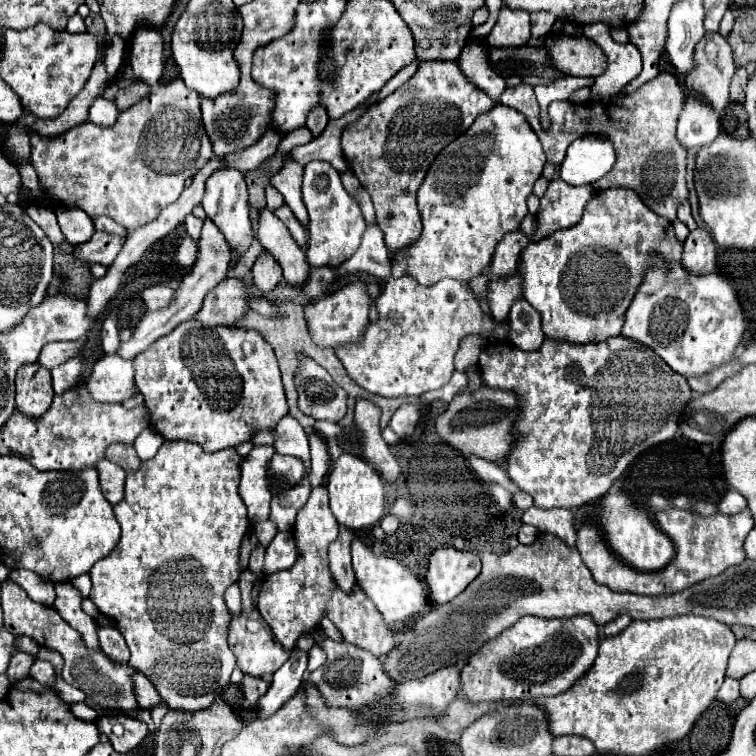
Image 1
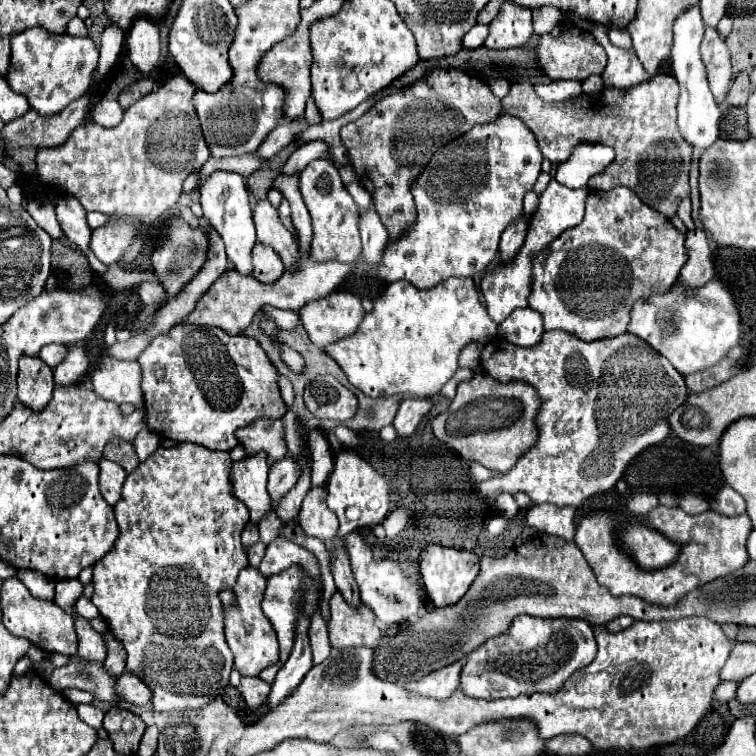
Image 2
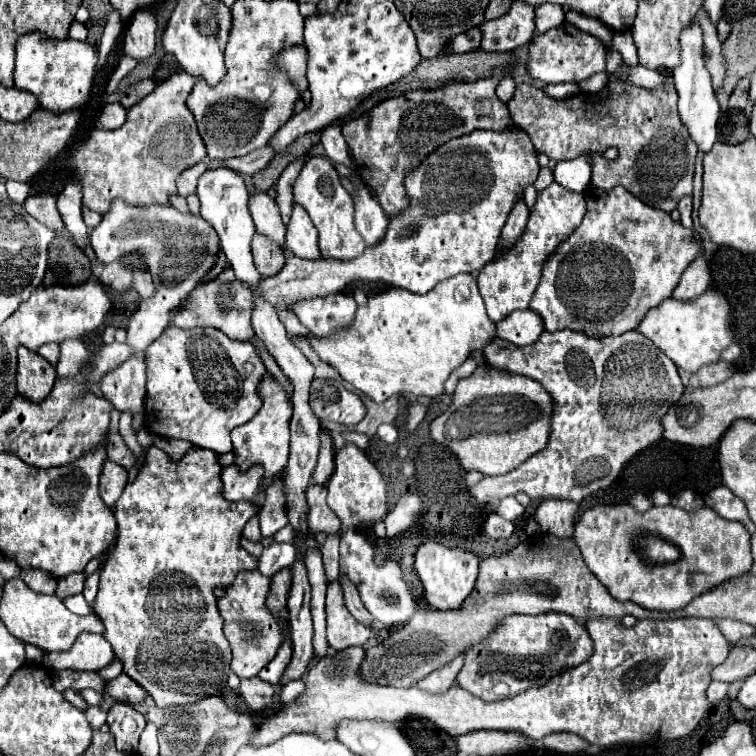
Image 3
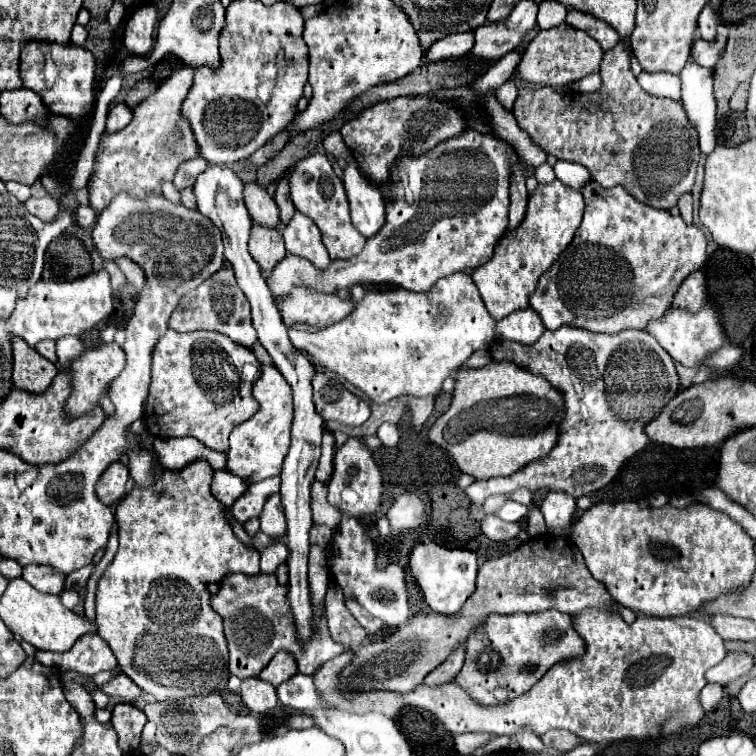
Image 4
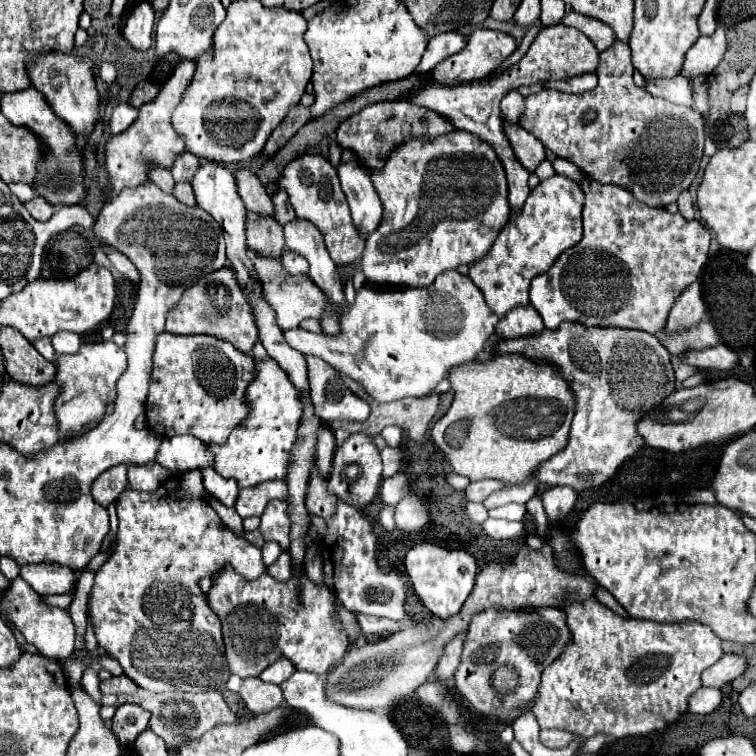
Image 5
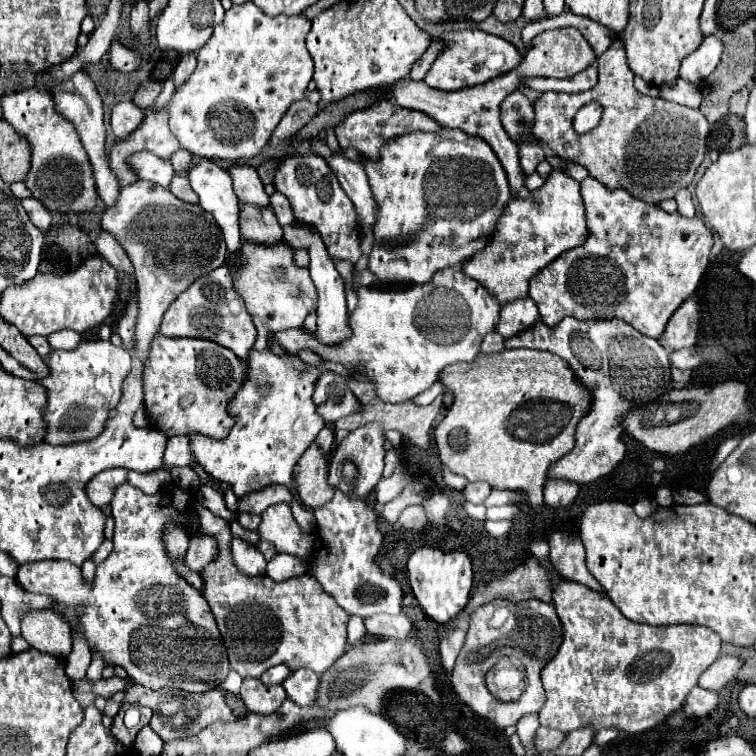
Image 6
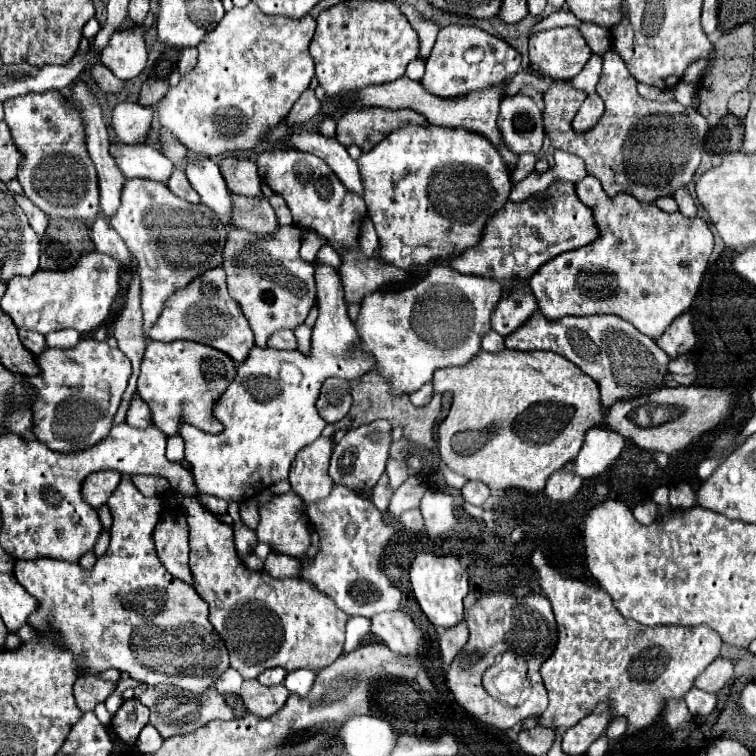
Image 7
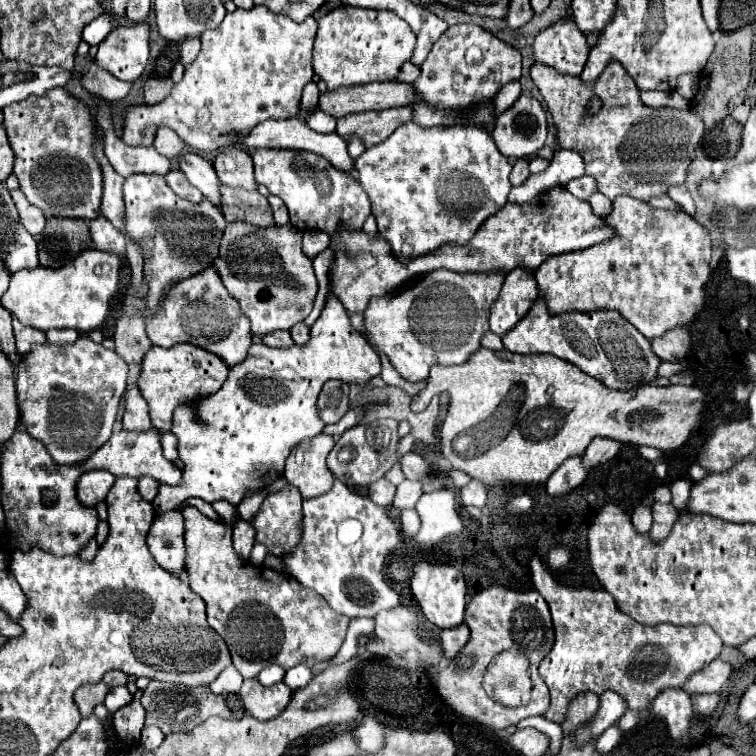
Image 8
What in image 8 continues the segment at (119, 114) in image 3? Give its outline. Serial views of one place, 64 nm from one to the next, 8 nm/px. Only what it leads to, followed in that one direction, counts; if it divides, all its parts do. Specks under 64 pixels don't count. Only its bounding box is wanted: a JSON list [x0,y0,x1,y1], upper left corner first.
[122,6,316,154]

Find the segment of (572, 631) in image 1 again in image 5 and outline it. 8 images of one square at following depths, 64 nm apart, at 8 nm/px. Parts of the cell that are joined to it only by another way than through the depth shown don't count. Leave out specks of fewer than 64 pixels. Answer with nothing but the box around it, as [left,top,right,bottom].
[456,608,572,716]

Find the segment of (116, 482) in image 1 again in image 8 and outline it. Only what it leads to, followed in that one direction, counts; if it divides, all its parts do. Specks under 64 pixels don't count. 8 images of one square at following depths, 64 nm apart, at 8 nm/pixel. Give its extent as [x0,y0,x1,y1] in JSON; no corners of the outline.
[78,470,116,506]

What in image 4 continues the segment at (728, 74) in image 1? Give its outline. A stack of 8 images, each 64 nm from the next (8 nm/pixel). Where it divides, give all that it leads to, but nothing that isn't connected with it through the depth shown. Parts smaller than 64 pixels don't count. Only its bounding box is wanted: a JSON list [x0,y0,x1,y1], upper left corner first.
[698,4,718,42]

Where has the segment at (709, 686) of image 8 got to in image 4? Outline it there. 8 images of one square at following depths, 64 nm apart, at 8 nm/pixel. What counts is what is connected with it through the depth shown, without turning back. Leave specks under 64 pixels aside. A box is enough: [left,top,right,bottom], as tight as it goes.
[706,652,754,686]

